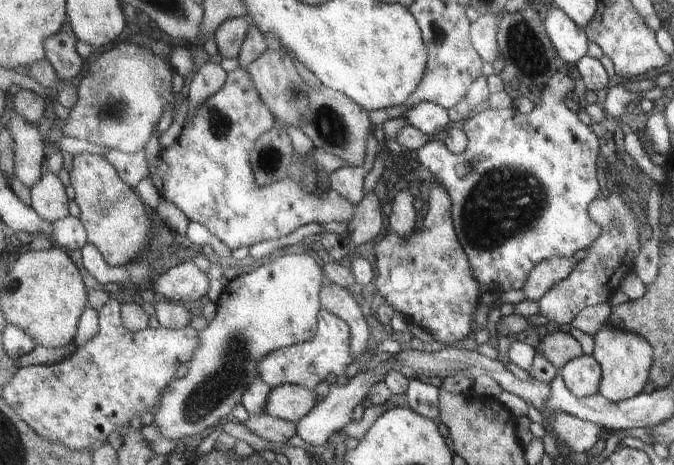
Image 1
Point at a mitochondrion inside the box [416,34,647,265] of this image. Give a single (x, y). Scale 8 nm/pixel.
(506, 202)

